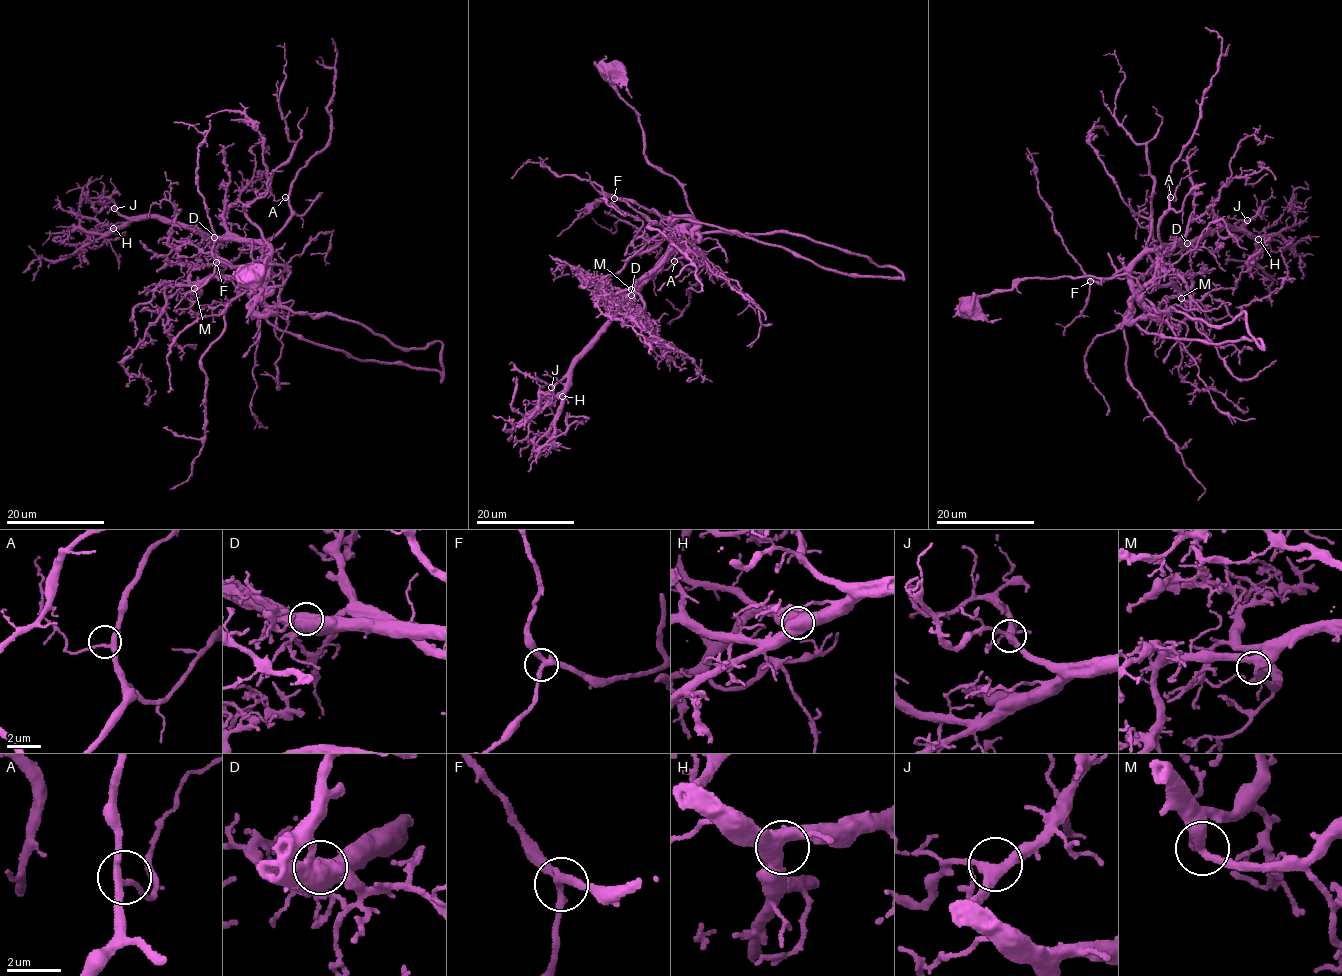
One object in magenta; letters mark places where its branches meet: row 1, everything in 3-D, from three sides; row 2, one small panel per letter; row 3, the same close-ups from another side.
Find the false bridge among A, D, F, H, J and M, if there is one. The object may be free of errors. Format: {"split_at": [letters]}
{"split_at": ["D"]}

